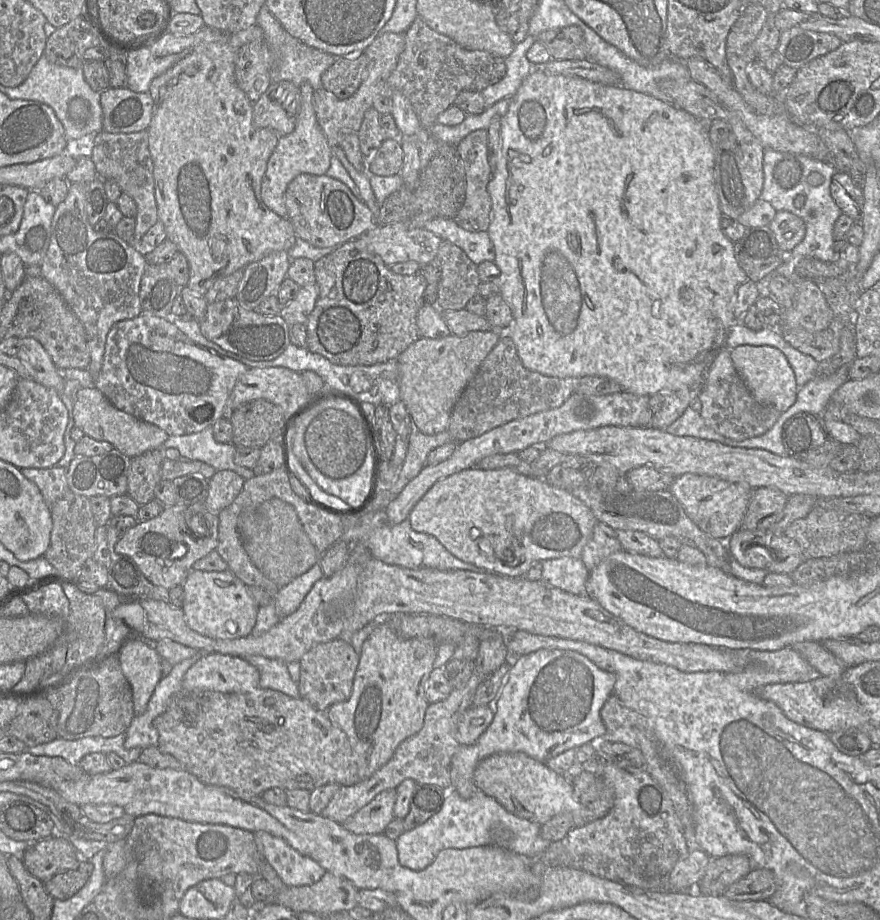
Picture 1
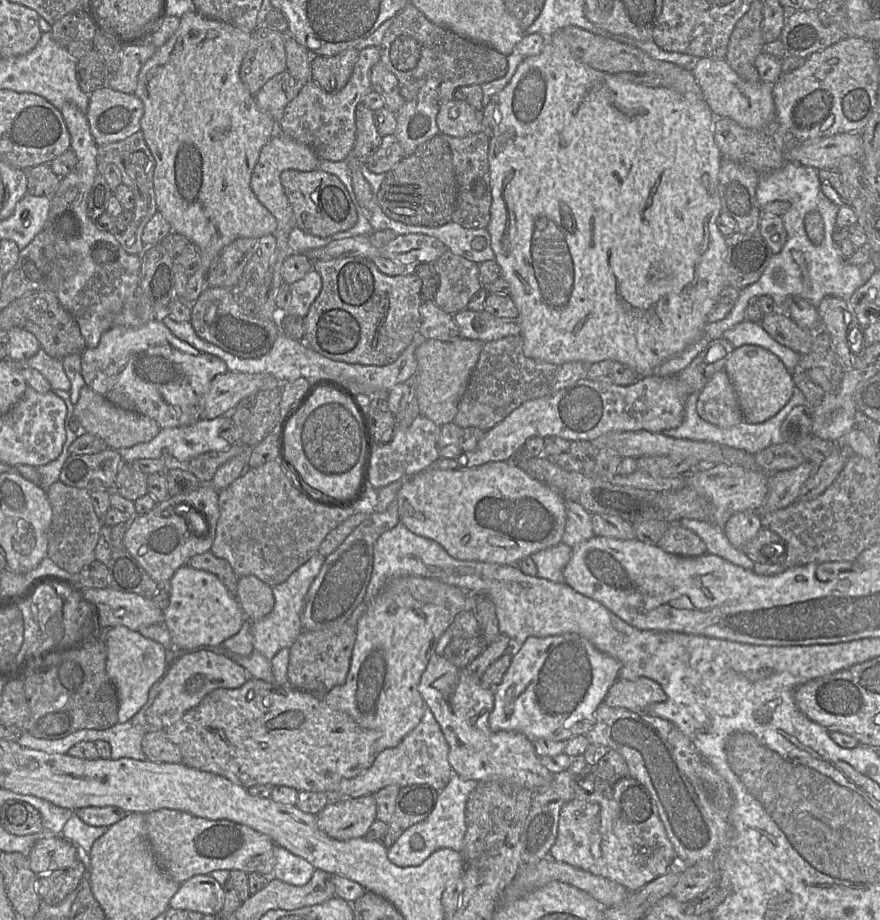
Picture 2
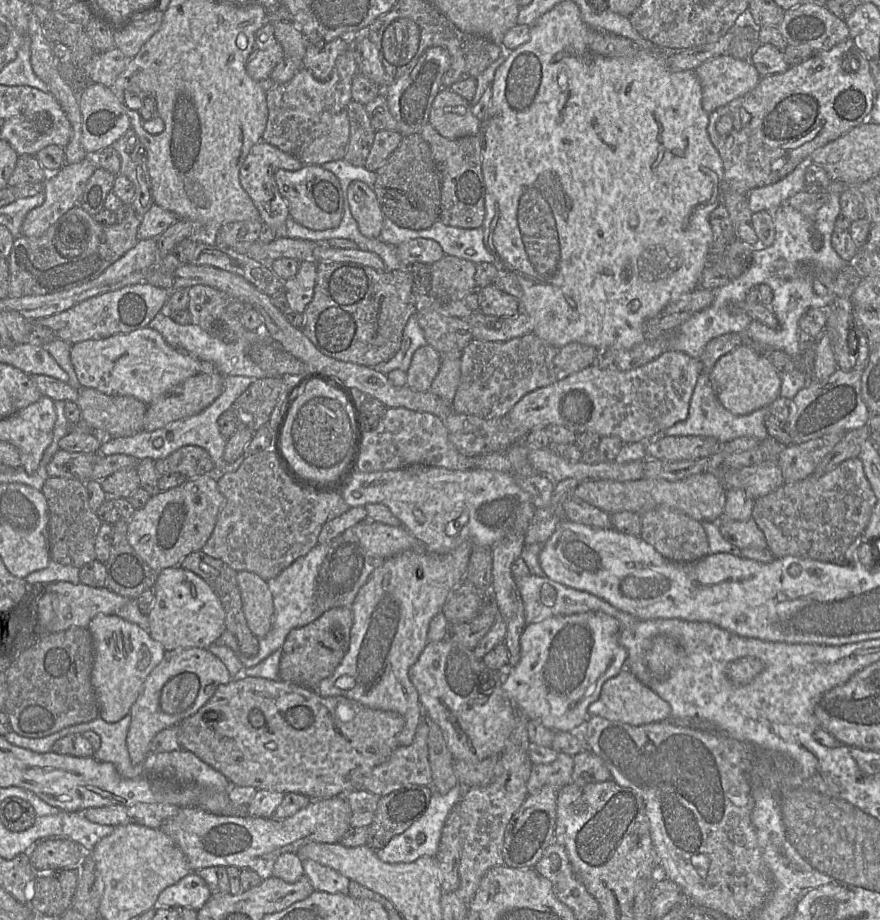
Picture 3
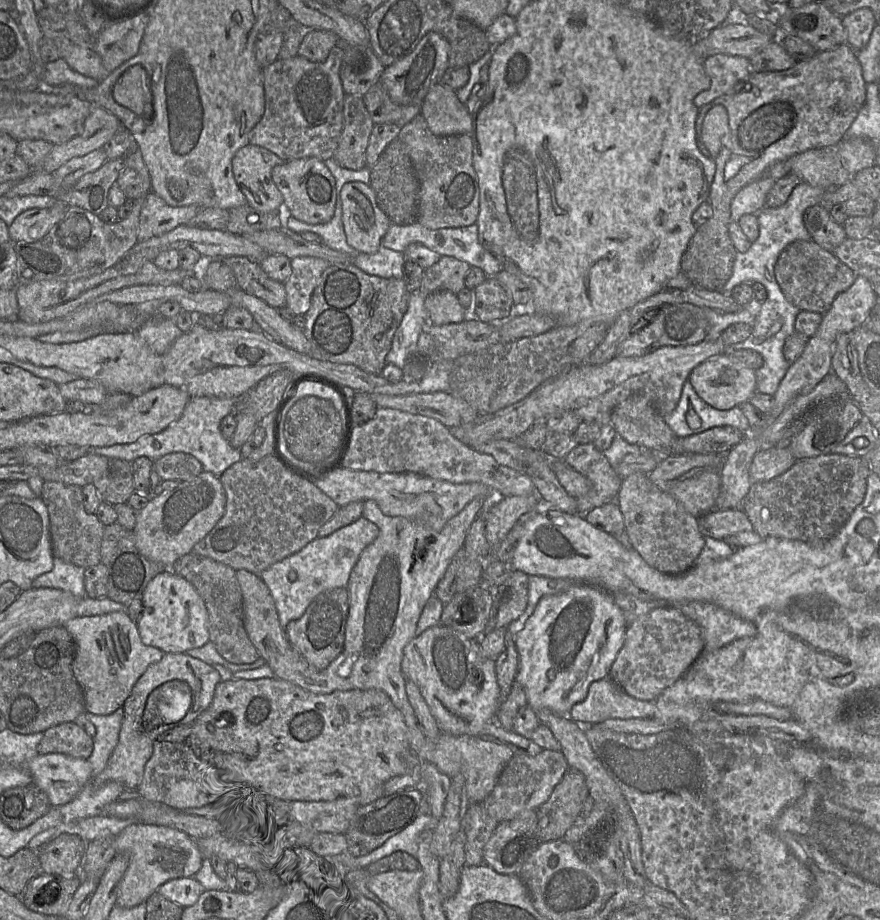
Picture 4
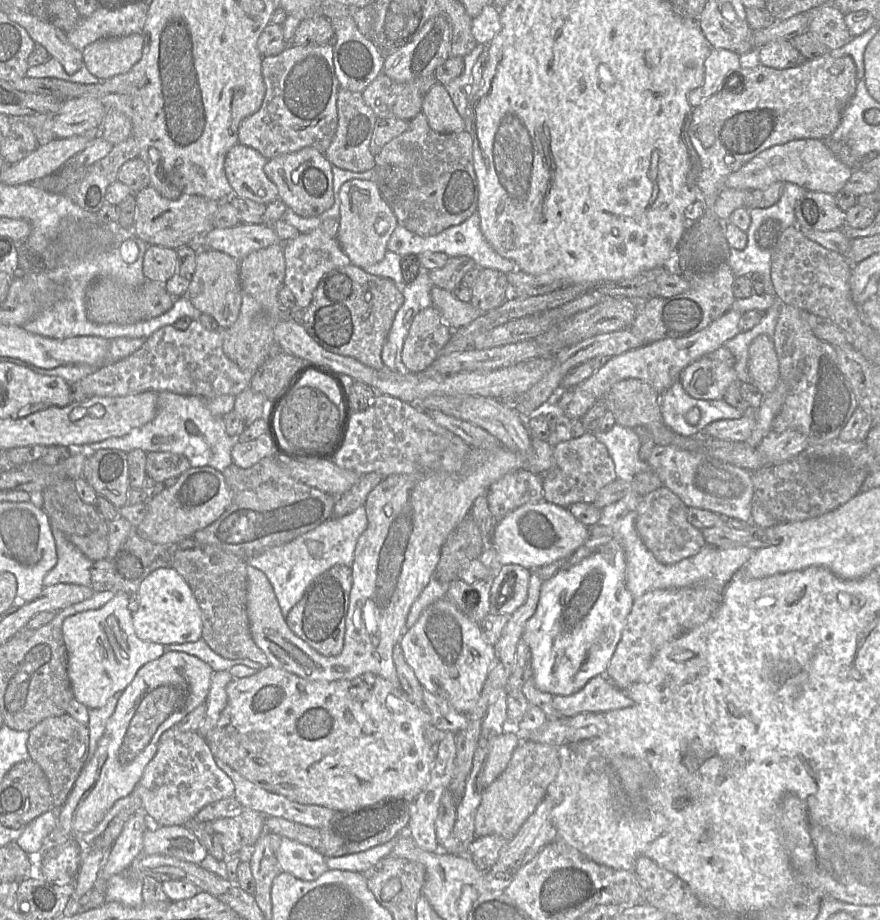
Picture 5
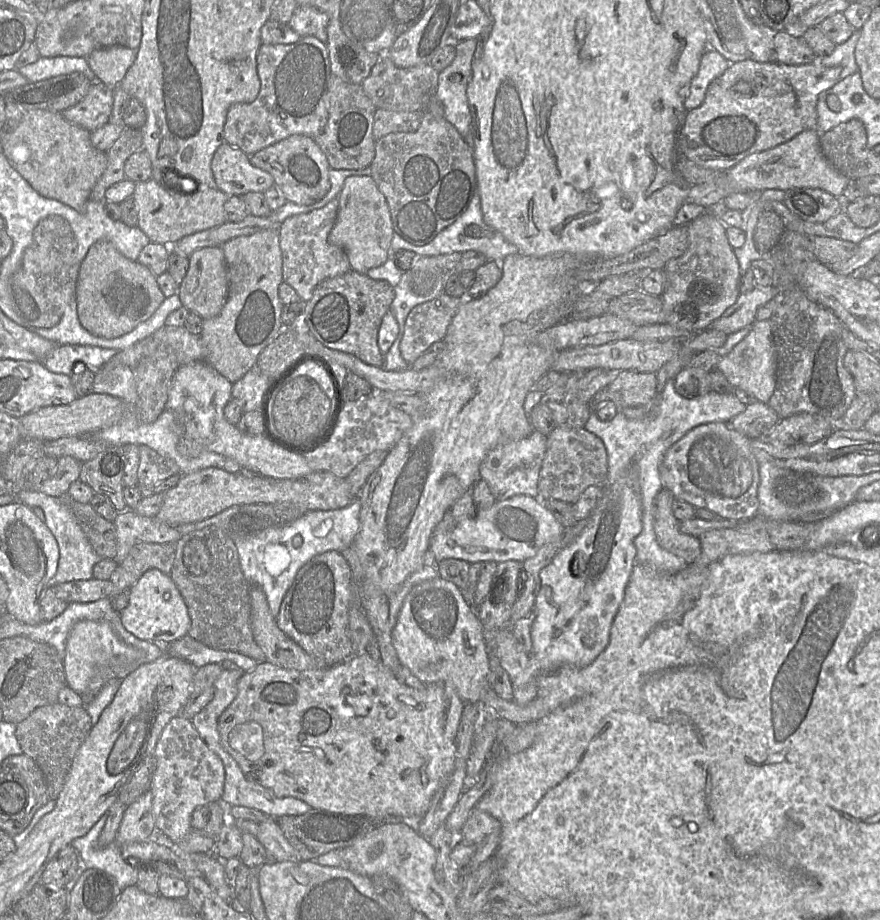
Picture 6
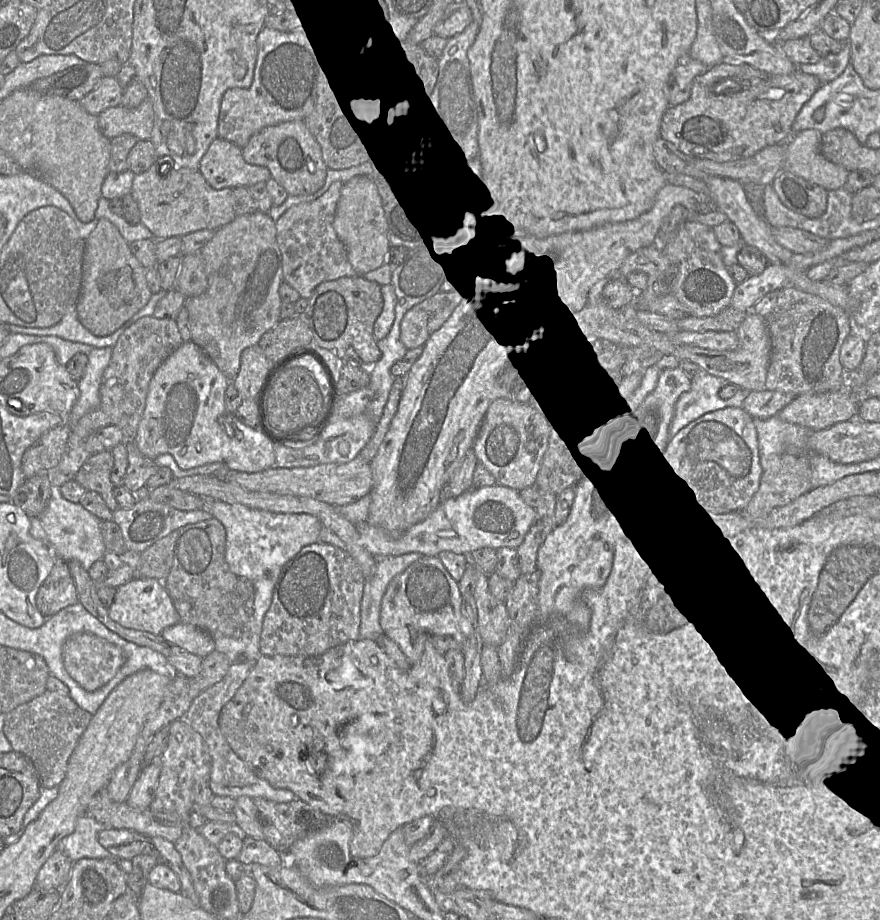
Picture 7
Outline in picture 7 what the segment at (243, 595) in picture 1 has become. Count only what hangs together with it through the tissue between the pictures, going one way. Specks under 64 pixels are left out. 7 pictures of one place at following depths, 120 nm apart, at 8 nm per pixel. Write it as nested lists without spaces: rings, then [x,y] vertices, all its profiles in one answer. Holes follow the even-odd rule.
[[[133,578],[116,589],[114,601],[108,608],[110,618],[123,627],[161,635],[162,631],[181,621],[163,581],[155,578]]]

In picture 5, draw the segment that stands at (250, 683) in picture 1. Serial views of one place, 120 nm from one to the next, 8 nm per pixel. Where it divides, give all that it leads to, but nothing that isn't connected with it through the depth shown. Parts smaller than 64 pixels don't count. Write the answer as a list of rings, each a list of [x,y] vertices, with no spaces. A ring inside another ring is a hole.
[[[166,651],[160,658],[146,663],[138,670],[133,681],[121,693],[95,753],[81,770],[65,803],[57,810],[57,826],[46,839],[47,845],[65,843],[92,831],[116,801],[132,793],[145,767],[154,757],[161,735],[175,727],[198,706],[206,703],[213,673],[213,669],[204,661],[176,651]]]

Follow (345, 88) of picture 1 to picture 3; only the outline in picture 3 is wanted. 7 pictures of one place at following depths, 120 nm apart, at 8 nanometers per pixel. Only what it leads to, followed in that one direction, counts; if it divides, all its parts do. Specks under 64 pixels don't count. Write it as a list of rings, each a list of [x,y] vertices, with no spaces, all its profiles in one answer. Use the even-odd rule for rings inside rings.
[[[342,38],[334,39],[322,47],[307,45],[303,67],[316,79],[325,81],[331,76],[337,58],[348,49],[349,43]]]

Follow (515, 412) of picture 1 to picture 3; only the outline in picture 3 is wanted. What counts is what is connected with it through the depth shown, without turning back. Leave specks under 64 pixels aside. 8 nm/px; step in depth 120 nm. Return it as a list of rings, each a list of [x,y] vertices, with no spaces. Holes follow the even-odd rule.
[[[534,333],[505,342],[473,340],[461,352],[461,377],[452,402],[453,412],[484,419],[503,417],[524,395],[595,364],[600,353],[578,342],[556,347]]]

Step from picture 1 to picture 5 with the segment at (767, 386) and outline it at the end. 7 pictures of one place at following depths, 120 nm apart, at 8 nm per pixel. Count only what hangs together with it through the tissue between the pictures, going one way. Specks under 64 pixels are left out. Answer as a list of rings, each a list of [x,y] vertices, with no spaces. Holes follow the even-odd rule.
[[[703,357],[685,367],[678,381],[693,398],[721,400],[727,388],[738,382],[738,376],[733,367]]]

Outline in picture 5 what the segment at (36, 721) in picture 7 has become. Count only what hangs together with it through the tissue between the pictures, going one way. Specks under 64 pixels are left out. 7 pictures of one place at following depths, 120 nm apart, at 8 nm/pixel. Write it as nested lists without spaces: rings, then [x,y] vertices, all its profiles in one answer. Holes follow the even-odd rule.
[[[65,713],[42,720],[28,733],[28,753],[46,775],[53,796],[53,808],[57,808],[59,811],[71,792],[81,769],[88,762],[88,727]]]

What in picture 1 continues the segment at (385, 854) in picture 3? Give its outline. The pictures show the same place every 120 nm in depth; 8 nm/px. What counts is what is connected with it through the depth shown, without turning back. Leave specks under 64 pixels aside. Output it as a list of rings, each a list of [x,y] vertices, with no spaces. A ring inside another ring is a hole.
[[[451,788],[446,792],[438,813],[395,840],[398,860],[403,867],[419,871],[431,864],[443,849],[463,849],[482,845],[495,845],[528,857],[538,857],[552,843],[541,837],[540,827],[541,825],[536,822],[518,818],[495,798],[481,790],[465,799]]]

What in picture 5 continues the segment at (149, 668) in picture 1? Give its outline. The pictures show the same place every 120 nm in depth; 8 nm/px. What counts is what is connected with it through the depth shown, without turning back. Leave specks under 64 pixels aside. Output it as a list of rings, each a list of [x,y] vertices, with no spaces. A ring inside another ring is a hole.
[[[116,592],[103,607],[84,611],[68,617],[62,624],[62,634],[67,650],[67,671],[74,698],[88,709],[105,706],[116,693],[122,693],[133,681],[138,670],[146,663],[160,658],[167,650],[158,643],[143,641],[135,633],[132,613],[128,608],[129,595]]]

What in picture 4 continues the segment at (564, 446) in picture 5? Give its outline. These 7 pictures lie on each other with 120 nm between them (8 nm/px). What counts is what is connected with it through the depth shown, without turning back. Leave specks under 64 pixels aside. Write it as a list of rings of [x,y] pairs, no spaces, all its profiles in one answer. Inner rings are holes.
[[[578,444],[563,461],[575,471],[584,475],[591,483],[590,491],[576,497],[578,514],[612,502],[617,498],[622,479],[616,474],[606,456],[595,444]]]

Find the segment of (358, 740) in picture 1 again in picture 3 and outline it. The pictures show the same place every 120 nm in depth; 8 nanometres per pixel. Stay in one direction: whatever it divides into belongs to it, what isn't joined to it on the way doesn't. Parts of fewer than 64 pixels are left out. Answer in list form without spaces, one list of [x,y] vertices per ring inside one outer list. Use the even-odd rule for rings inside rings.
[[[466,541],[446,554],[406,551],[387,559],[377,567],[360,588],[351,606],[353,625],[349,649],[334,673],[319,683],[317,692],[322,697],[343,696],[371,709],[398,713],[404,718],[404,727],[397,739],[398,744],[411,745],[418,725],[423,720],[424,710],[408,671],[429,642],[428,630],[431,620],[442,612],[453,590],[466,580],[472,547],[472,542]]]

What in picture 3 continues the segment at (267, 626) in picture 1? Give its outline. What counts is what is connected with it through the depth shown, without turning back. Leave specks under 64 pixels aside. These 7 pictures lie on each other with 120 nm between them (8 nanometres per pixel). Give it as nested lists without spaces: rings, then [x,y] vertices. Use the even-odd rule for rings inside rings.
[[[353,527],[345,530],[342,534],[337,536],[336,538],[332,539],[330,542],[326,544],[317,544],[314,546],[306,555],[299,557],[296,559],[290,566],[288,566],[286,569],[284,569],[278,576],[267,580],[267,584],[269,586],[269,589],[273,596],[273,602],[274,602],[274,615],[273,615],[273,621],[272,621],[272,627],[270,631],[264,636],[258,638],[259,641],[259,651],[255,656],[244,656],[243,654],[235,654],[233,650],[231,650],[229,647],[225,645],[215,645],[212,644],[208,647],[208,650],[216,656],[223,664],[226,666],[227,670],[229,671],[230,676],[232,679],[239,678],[240,673],[242,673],[242,670],[244,668],[250,668],[258,665],[261,663],[264,659],[266,659],[268,656],[270,656],[272,653],[277,651],[278,649],[281,649],[283,646],[287,635],[289,632],[298,627],[303,627],[318,617],[320,617],[324,612],[331,609],[333,607],[333,603],[331,603],[331,599],[322,599],[317,596],[317,577],[321,570],[321,566],[323,561],[325,560],[329,550],[331,549],[331,546],[335,544],[337,541],[342,539],[346,532],[348,530],[352,529]]]

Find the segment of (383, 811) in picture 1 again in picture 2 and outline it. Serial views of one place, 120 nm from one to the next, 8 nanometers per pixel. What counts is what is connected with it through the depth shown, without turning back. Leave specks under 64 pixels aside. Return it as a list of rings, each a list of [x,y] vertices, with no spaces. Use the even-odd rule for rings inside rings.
[[[373,795],[359,798],[333,799],[317,816],[319,828],[329,837],[347,841],[365,837],[377,820],[377,806]]]

